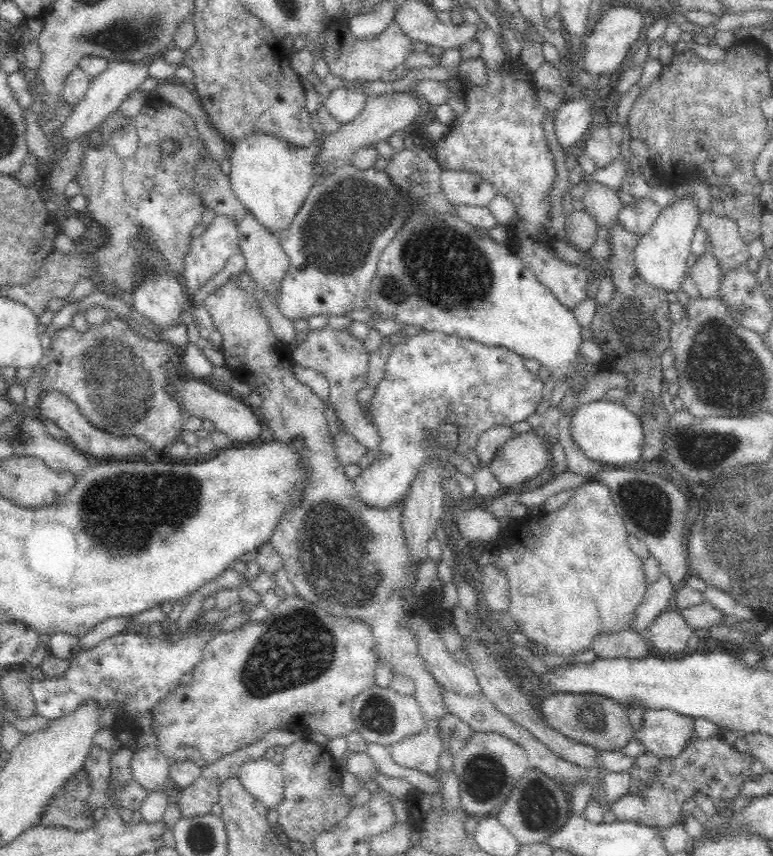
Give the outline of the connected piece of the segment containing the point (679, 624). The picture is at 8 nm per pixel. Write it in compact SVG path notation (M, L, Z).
M675 609L660 613L654 622L642 633L648 644L660 652L682 652L693 635L693 631Z

